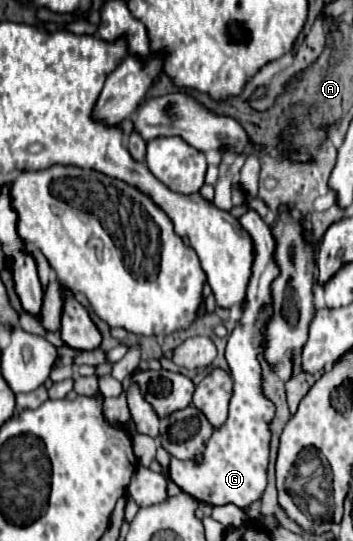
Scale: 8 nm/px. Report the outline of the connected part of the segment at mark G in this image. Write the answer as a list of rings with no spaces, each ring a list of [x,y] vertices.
[[[247,209],[239,217],[241,227],[253,237],[253,245],[257,249],[257,261],[253,263],[253,277],[247,289],[247,301],[243,305],[243,317],[235,331],[227,339],[225,357],[231,367],[233,377],[233,397],[229,405],[229,419],[217,429],[209,445],[205,449],[205,457],[201,465],[193,465],[193,461],[177,461],[171,459],[169,475],[171,479],[189,495],[199,501],[211,505],[235,503],[245,509],[251,501],[259,499],[267,485],[267,463],[269,463],[269,423],[275,415],[275,407],[261,393],[261,317],[265,317],[265,309],[269,309],[269,285],[273,277],[277,277],[277,265],[273,261],[275,239],[265,221],[257,215],[257,211]]]

